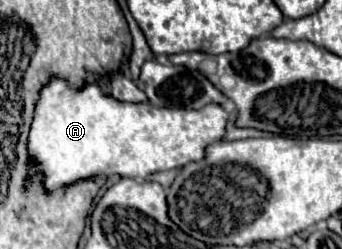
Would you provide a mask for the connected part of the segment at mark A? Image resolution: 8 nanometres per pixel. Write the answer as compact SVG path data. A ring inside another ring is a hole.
M51 80L39 94L35 108L35 118L29 134L29 154L35 170L45 174L45 188L55 190L65 184L73 184L83 178L93 178L95 174L127 176L127 178L147 178L153 172L181 168L189 162L205 158L209 144L223 140L229 114L223 106L209 104L199 110L173 110L155 108L151 104L125 104L111 96L105 96L101 86L95 82L85 84L83 90L71 90L63 80Z

